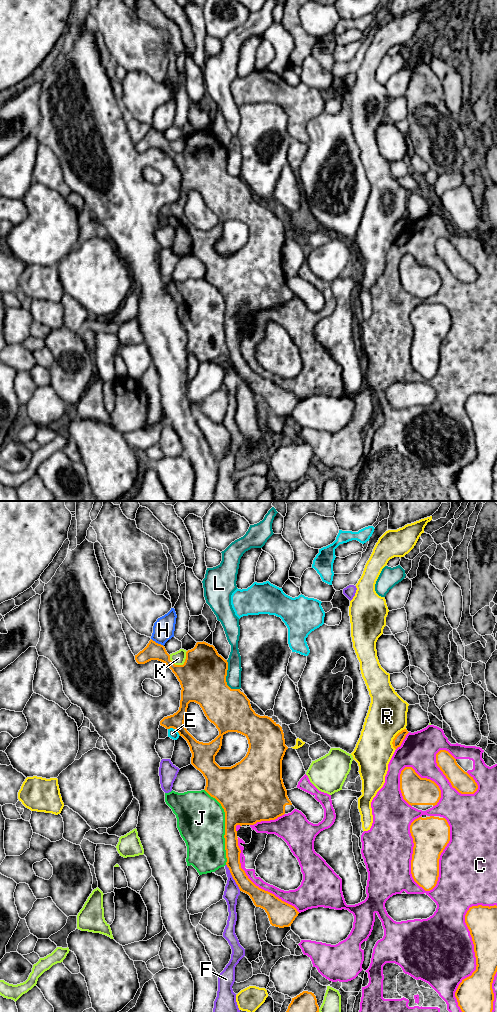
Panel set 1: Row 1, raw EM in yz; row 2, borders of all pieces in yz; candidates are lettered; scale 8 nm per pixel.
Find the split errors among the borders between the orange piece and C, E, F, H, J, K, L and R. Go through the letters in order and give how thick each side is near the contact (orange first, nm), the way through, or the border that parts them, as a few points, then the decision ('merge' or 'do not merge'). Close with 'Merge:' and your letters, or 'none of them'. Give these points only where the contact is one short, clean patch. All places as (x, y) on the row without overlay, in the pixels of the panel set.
C: 300/460 nm | do not merge
E: 130/80 nm | do not merge
F: 120/120 nm | do not merge
H: 140/170 nm | do not merge
J: 360/380 nm | do not merge
K: 380/110 nm | do not merge
L: 380/120 nm | do not merge
R: 80/320 nm | do not merge
Merge: none of them

